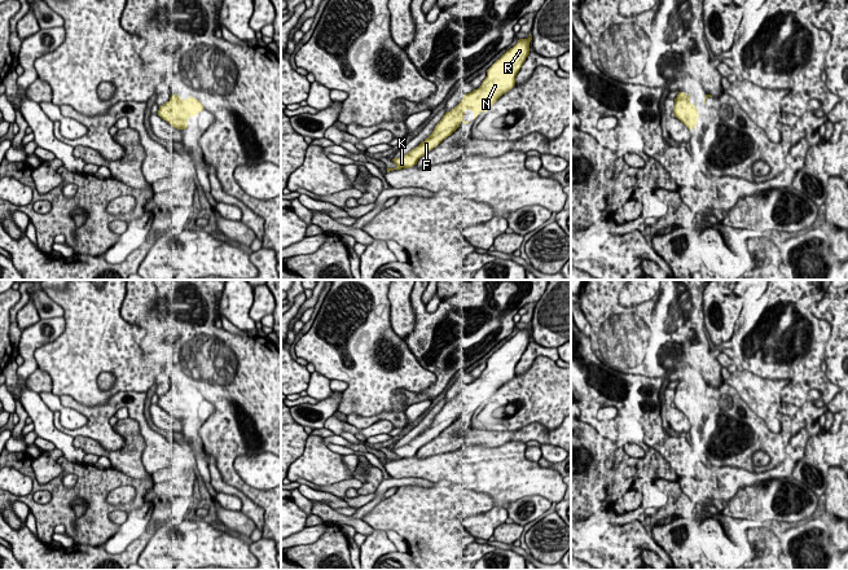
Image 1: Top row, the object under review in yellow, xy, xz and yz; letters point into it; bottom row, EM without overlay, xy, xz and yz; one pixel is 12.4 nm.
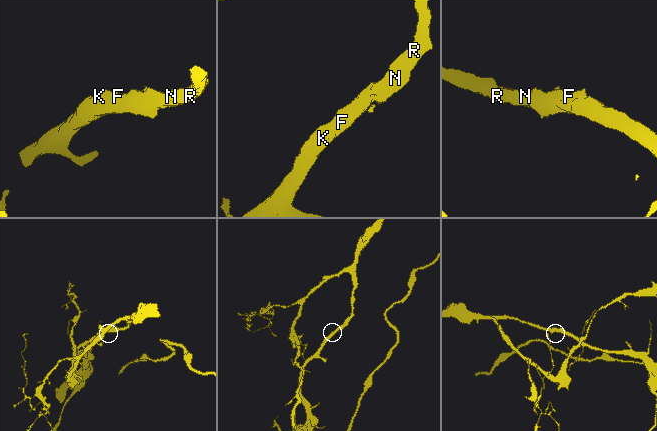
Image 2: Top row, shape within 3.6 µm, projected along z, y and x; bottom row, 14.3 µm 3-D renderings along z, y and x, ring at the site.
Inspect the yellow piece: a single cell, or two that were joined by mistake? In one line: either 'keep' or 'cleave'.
keep

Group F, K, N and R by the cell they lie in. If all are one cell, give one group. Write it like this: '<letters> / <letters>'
F K N R

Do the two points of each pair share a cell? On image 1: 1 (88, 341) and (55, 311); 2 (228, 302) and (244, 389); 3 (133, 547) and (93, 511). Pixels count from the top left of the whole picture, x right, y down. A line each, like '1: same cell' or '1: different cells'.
1: different cells
2: different cells
3: different cells

